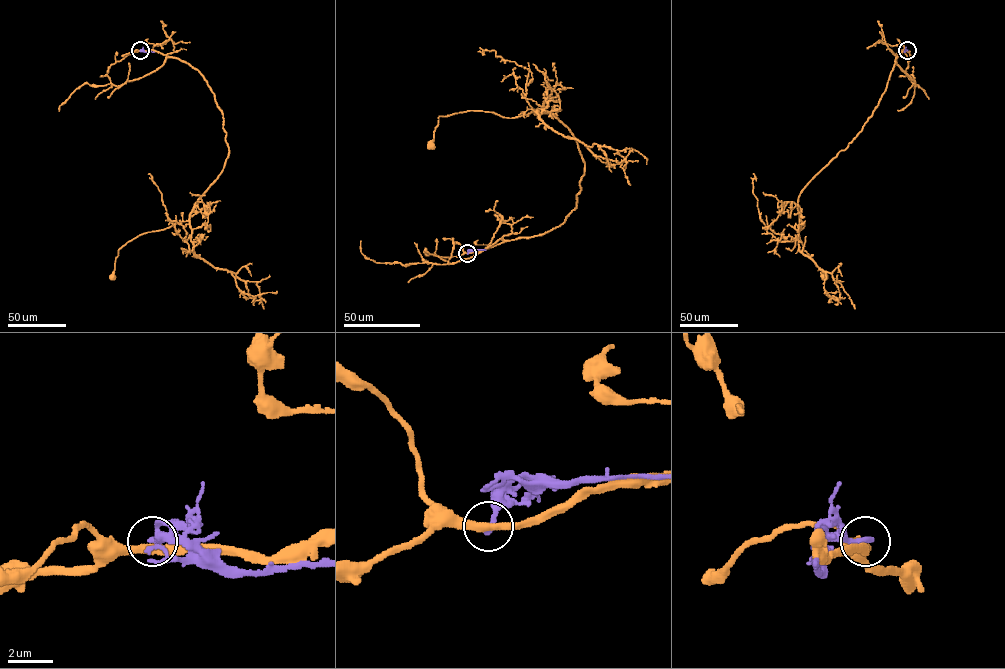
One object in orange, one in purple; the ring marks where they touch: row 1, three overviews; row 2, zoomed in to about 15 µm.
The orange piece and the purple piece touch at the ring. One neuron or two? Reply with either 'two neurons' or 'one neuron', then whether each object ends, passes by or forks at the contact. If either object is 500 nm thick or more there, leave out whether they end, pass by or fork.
two neurons; orange passes by; purple ends there

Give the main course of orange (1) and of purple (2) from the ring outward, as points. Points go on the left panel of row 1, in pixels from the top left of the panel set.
1: (140, 50), (179, 58), (203, 76), (223, 115), (229, 154), (189, 219), (127, 242), (119, 249), (111, 277)
2: (140, 50), (154, 52)

